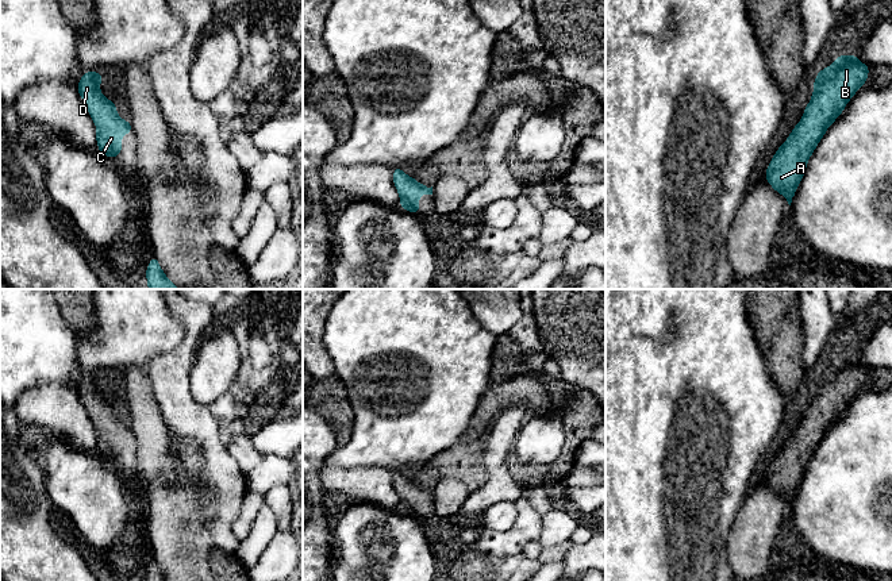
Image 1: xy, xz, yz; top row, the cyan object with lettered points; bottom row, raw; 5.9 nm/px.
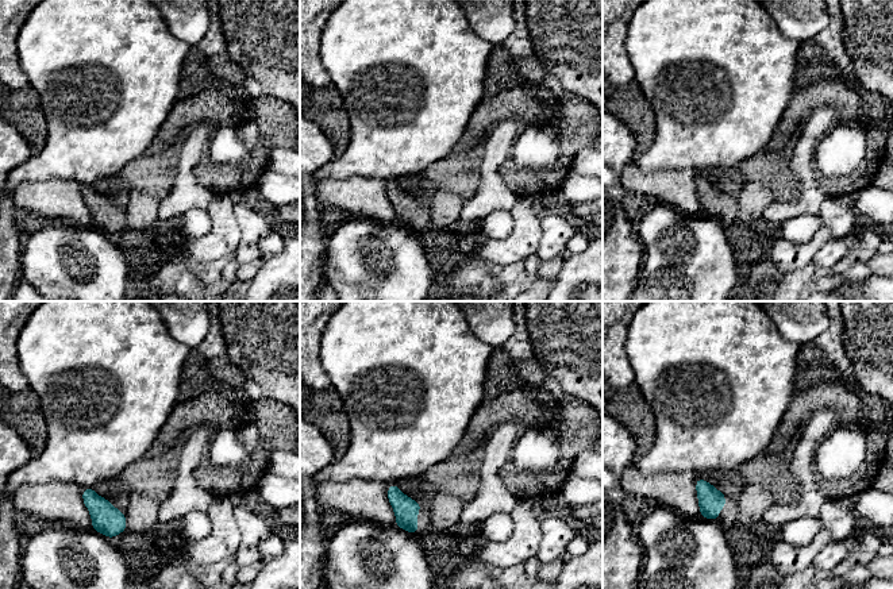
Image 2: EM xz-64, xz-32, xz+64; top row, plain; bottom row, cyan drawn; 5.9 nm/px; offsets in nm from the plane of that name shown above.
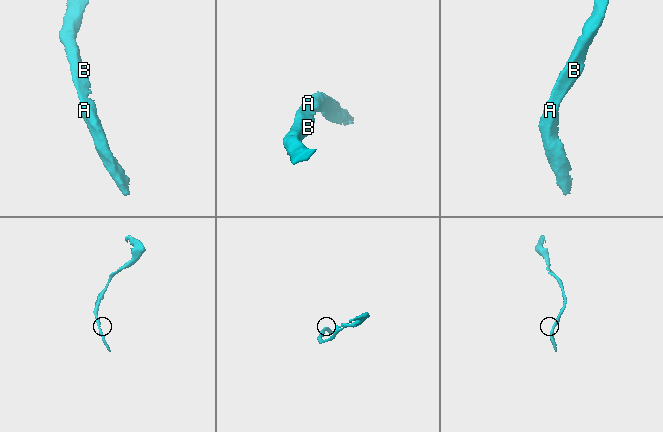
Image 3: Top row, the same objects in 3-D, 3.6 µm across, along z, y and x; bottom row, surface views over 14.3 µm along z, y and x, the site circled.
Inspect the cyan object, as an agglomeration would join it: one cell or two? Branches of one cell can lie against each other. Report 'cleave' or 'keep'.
keep

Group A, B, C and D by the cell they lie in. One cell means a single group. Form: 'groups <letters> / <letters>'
groups A B C D

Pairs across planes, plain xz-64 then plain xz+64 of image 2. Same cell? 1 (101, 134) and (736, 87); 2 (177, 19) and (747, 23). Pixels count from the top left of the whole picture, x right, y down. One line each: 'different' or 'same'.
1: same
2: different

